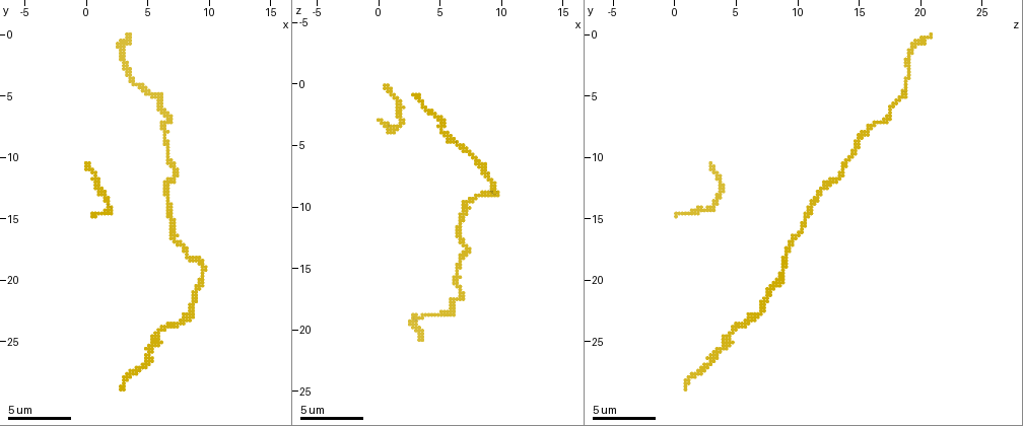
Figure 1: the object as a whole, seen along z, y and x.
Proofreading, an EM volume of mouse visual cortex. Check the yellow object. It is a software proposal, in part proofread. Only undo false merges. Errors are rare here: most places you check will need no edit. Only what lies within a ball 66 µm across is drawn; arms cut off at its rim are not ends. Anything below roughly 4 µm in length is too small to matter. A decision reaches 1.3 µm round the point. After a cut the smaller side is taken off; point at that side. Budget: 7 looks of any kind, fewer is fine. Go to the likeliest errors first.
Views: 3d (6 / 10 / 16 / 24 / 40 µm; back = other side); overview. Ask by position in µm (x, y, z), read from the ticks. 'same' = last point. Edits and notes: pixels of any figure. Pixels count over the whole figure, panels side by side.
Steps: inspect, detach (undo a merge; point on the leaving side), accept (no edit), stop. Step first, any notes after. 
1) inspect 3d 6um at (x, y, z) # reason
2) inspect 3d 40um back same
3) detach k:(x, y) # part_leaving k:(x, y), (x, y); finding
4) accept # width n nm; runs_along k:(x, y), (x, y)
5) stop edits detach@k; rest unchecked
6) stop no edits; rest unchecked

inspect 3d 16um at (7.0, 15.0, 10.6)

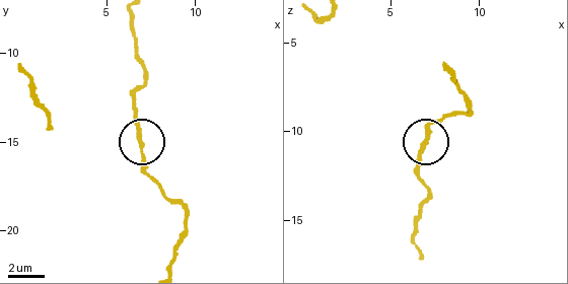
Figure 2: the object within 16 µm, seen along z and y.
accept # all the same neuron

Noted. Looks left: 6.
inspect 3d 10um at (6.0, 24.0, 5.0) # a narrow waist

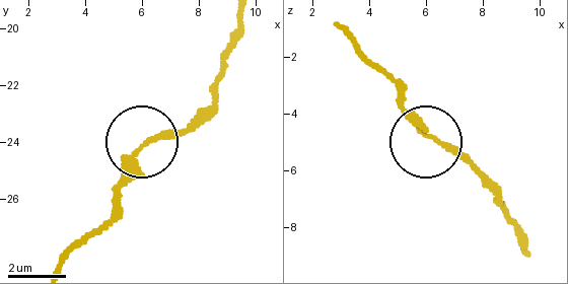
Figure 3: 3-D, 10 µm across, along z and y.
inspect 3d 6um at (6.2, 24.1, 4.7)

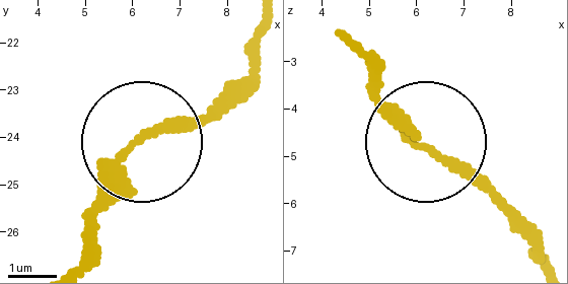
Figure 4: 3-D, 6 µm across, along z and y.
accept # runs_along 4:(540, 261), (386, 107), (366, 63); one neuron here

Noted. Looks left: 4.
inspect 3d 6um at (9.6, 19.6, 8.8) # a narrow waist

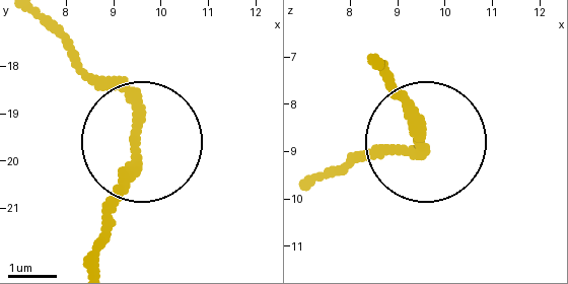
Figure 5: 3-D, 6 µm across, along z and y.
accept # runs_along 5:(51, 25), (136, 123), (112, 227); all the same neuron

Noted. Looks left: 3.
inspect 3d 16um at (5.0, 4.8, 18.8) # thick turns thin

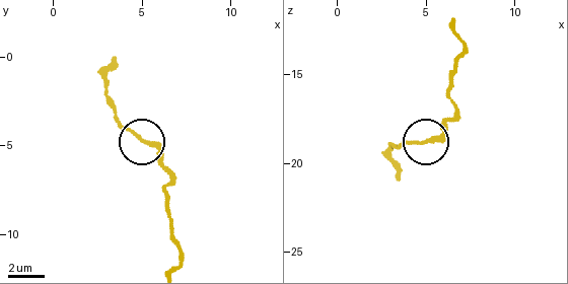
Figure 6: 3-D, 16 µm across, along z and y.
accept # all the same neuron

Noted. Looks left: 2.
stop no edits; rest unchecked

